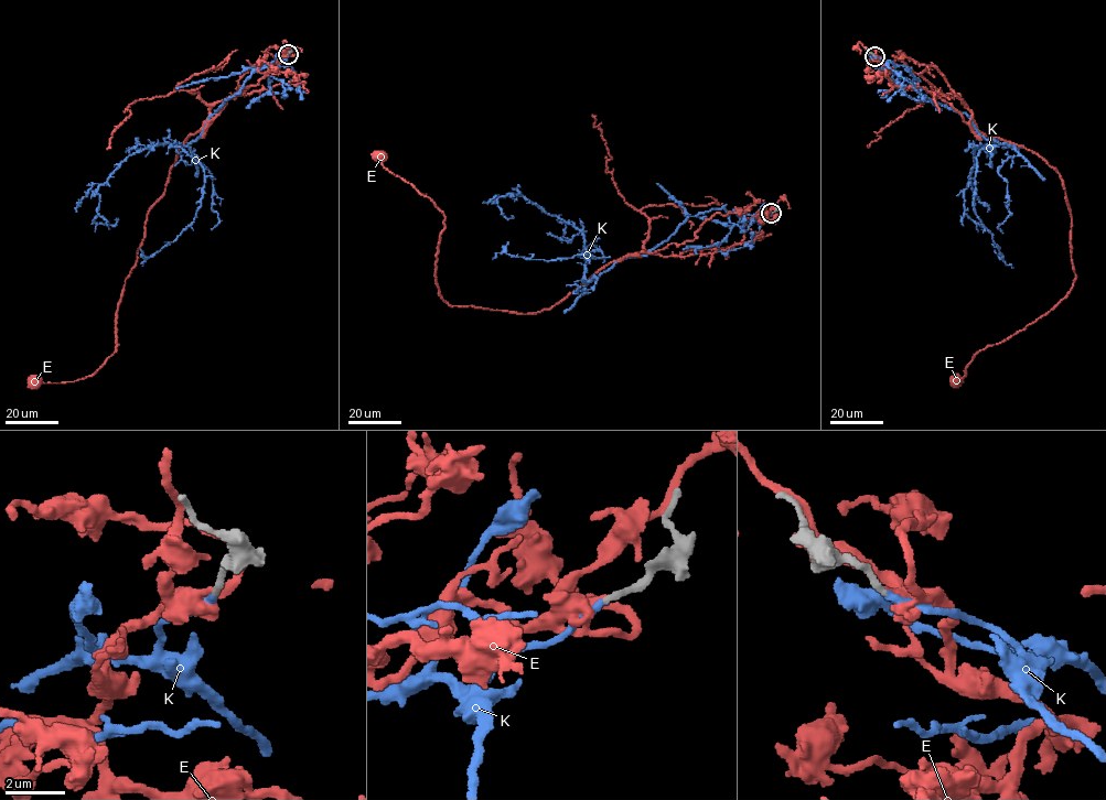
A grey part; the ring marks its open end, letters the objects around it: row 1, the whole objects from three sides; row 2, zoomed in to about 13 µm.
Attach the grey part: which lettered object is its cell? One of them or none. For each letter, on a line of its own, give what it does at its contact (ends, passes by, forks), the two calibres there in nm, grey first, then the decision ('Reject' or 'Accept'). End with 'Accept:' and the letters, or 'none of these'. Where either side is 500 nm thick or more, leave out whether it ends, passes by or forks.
E: It ends there. Thickness 220 nm (grey) against 300 nm. Reject
K: It ends there. Thickness 220 nm (grey) against 200 nm. Accept
Accept: K

